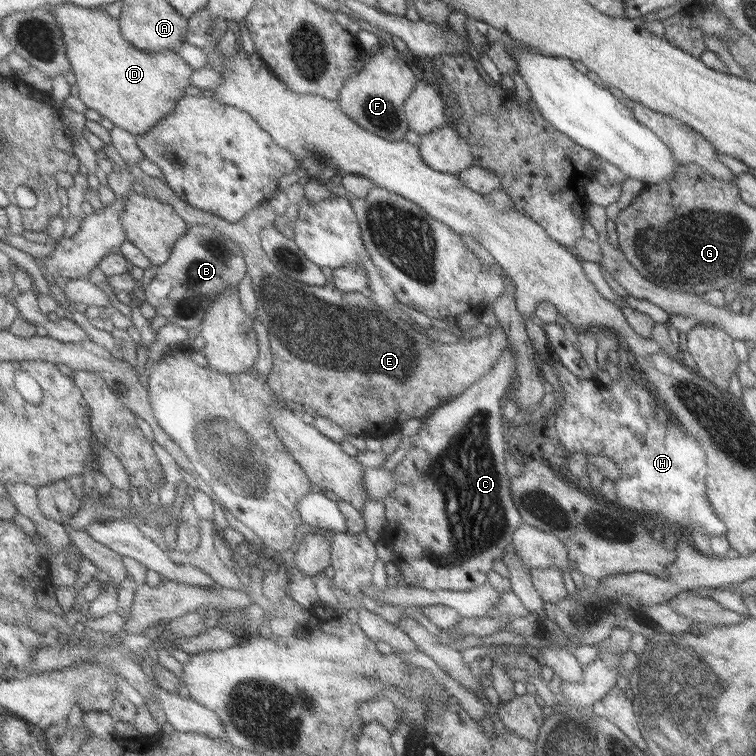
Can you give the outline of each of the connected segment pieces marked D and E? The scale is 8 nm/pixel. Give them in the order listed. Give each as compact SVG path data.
M59 4L51 6L51 13L57 17L65 43L71 70L76 76L78 98L91 110L95 110L101 117L108 118L115 126L139 136L149 132L157 126L165 116L173 114L185 90L191 86L193 67L178 53L178 50L167 52L145 52L133 46L124 37L120 20L111 17L103 8L81 8L73 4Z
M128 166L128 170L115 168L109 176L108 185L117 199L129 198L140 190L154 193L155 199L175 208L189 226L205 224L212 230L233 240L244 253L248 275L252 279L252 288L258 300L257 318L271 334L273 352L273 371L266 378L271 390L287 408L295 413L323 416L339 424L349 435L379 436L395 431L409 418L424 420L441 405L460 397L473 384L476 384L489 369L507 345L507 336L501 326L488 327L485 336L462 340L458 343L431 342L419 330L414 330L408 323L395 316L394 311L382 310L368 295L361 292L344 293L334 283L325 286L309 286L285 274L277 264L267 257L261 245L261 232L273 226L277 214L269 202L253 208L240 222L227 222L219 216L198 210L175 193L161 180L144 174L138 166Z

